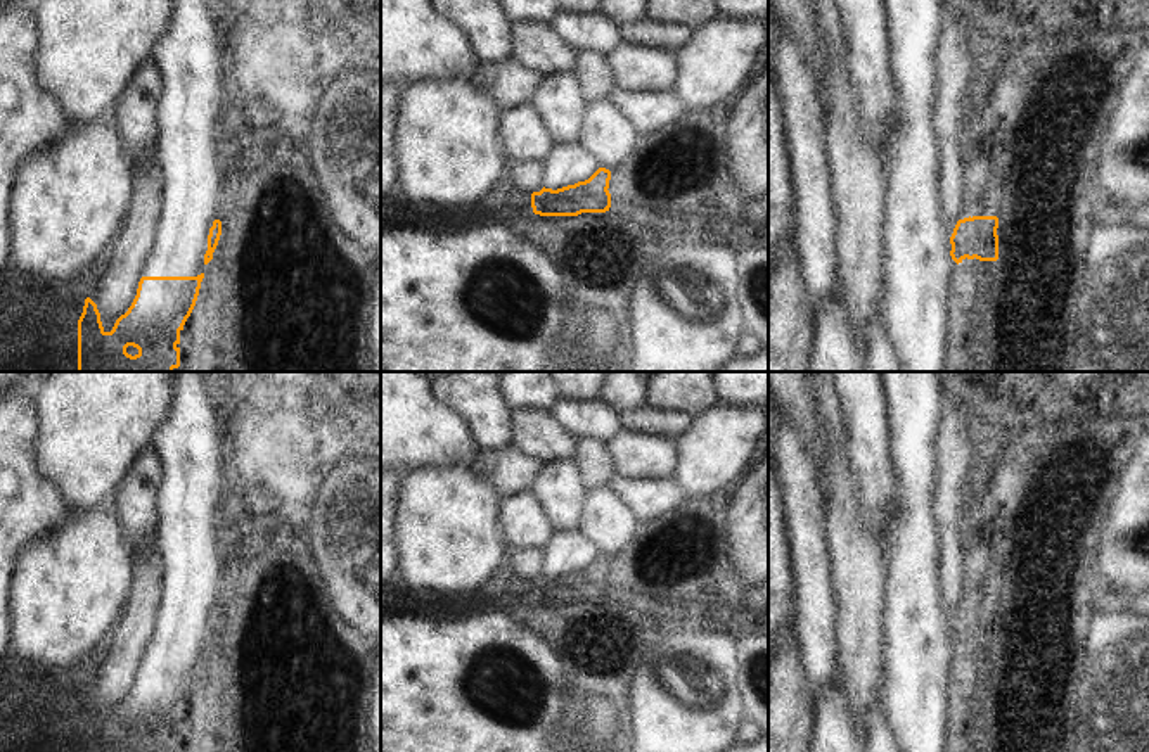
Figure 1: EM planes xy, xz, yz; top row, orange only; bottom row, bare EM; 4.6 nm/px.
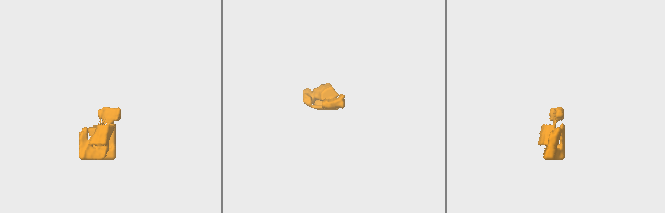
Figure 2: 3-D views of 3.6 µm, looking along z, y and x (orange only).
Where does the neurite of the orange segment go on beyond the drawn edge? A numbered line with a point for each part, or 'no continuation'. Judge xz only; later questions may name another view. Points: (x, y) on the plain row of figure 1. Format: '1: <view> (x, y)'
1: xz (570, 550)

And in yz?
1: yz (962, 445)

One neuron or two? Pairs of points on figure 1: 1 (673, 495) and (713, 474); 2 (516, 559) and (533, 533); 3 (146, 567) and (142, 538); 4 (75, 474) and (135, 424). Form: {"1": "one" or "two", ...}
{"1": "two", "2": "two", "3": "two", "4": "one"}

